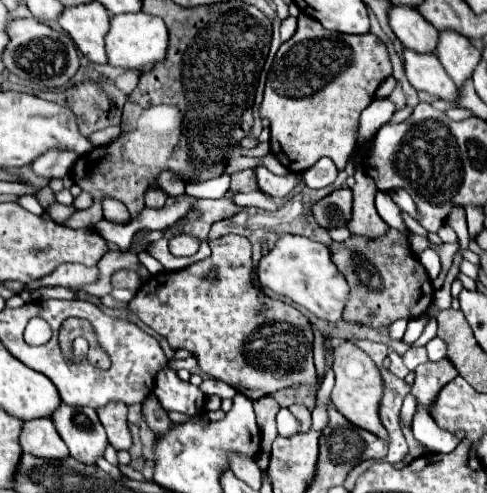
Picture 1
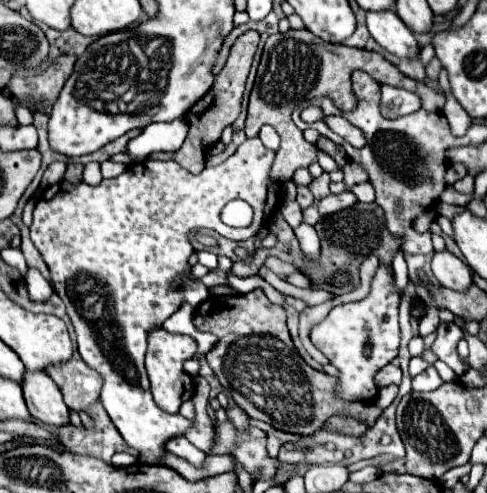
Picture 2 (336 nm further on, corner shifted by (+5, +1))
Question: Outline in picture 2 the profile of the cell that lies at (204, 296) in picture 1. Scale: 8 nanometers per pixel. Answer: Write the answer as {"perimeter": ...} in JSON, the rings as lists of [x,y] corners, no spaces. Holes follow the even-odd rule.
{"perimeter":[[[255,289],[251,293],[239,295],[239,297],[213,297],[213,301],[203,303],[197,309],[195,325],[199,331],[209,331],[219,337],[217,345],[205,355],[209,367],[217,375],[219,383],[225,387],[225,391],[233,397],[239,397],[239,407],[245,409],[245,413],[253,419],[265,421],[277,429],[293,431],[293,433],[315,433],[321,429],[321,425],[331,415],[347,415],[345,409],[361,407],[357,405],[345,405],[345,401],[337,401],[333,397],[333,381],[335,377],[325,375],[323,371],[311,369],[301,355],[297,353],[289,331],[285,323],[287,315],[281,305],[271,303],[261,289]]]}

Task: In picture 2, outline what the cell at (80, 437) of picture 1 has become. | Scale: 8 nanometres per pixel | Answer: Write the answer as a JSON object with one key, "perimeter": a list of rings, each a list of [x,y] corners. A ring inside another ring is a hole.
{"perimeter":[[[25,371],[21,387],[27,409],[33,417],[49,425],[69,423],[69,409],[63,401],[63,395],[45,371]]]}

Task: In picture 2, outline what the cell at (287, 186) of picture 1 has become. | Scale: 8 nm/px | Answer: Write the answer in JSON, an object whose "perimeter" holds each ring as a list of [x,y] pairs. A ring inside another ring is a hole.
{"perimeter":[[[255,137],[243,141],[235,155],[231,155],[225,163],[207,167],[197,175],[189,173],[175,161],[149,159],[129,165],[127,171],[123,171],[119,177],[103,179],[95,187],[87,183],[71,185],[69,181],[49,185],[37,201],[31,223],[31,239],[49,267],[55,293],[67,307],[67,315],[77,333],[77,349],[81,353],[81,359],[103,377],[99,399],[107,415],[111,417],[125,443],[137,449],[139,459],[145,463],[155,463],[157,457],[165,453],[165,441],[169,441],[169,437],[183,435],[191,427],[191,421],[187,421],[183,415],[171,415],[157,407],[149,391],[147,371],[143,367],[147,333],[155,325],[161,325],[183,303],[189,303],[197,309],[203,301],[209,299],[209,289],[191,275],[189,255],[193,253],[193,247],[189,245],[187,235],[193,229],[205,227],[233,241],[255,237],[283,201],[281,185],[269,177],[273,157],[275,153],[265,149],[261,139]],[[231,199],[243,199],[255,209],[253,225],[235,229],[221,223],[221,209]]]}

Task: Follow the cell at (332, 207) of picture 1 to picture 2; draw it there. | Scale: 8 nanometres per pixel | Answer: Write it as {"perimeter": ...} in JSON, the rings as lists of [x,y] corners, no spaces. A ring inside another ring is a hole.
{"perimeter":[[[347,161],[347,165],[343,165],[341,171],[345,173],[345,185],[347,187],[353,187],[353,185],[363,183],[363,181],[369,179],[367,177],[367,171],[359,163],[353,163],[353,161]]]}

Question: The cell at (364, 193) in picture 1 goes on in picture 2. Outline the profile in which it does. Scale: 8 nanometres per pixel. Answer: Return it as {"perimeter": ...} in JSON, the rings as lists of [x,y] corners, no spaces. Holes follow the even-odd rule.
{"perimeter":[[[351,191],[339,193],[339,195],[327,195],[319,201],[317,209],[321,215],[329,215],[329,213],[337,213],[341,209],[347,209],[349,205],[353,205],[353,201],[357,201],[357,197]]]}

